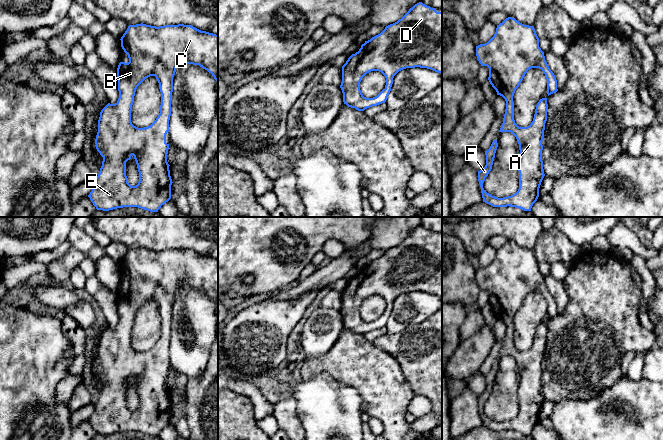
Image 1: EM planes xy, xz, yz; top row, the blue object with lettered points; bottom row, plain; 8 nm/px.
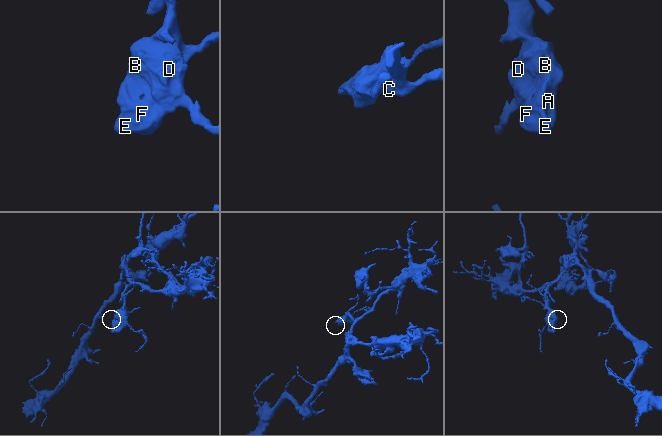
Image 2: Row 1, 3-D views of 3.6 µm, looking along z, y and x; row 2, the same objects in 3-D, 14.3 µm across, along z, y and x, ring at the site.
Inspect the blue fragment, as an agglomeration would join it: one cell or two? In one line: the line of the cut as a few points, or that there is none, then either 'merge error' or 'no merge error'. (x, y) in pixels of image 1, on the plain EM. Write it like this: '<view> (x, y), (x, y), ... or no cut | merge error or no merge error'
no cut | no merge error

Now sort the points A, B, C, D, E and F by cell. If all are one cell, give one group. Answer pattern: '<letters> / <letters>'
A B C D E F

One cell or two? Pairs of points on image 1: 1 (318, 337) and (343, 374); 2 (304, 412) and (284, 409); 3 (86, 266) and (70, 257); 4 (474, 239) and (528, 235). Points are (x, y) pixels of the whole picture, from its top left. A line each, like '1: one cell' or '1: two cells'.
1: two cells
2: two cells
3: two cells
4: one cell

